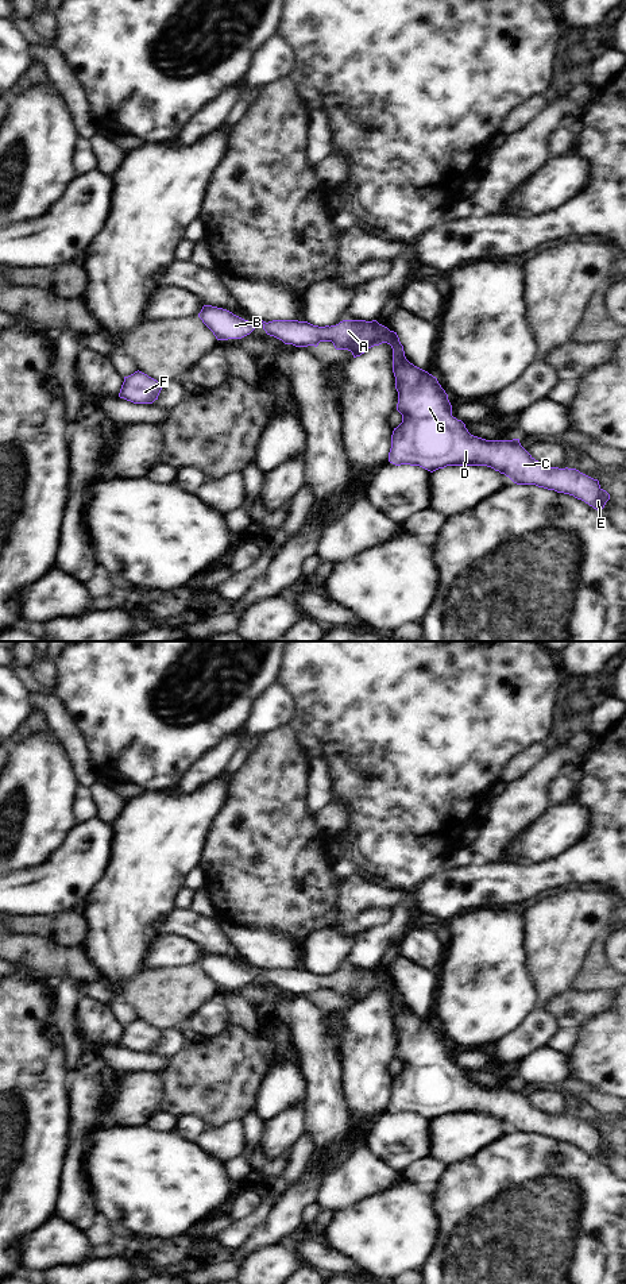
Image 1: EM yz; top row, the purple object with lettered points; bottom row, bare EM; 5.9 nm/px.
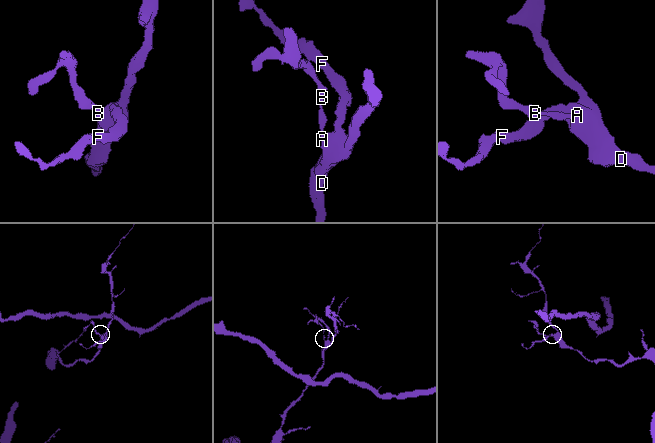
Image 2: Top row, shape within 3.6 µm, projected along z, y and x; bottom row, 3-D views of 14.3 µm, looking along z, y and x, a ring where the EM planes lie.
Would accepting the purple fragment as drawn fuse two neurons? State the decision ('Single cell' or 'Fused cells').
Single cell

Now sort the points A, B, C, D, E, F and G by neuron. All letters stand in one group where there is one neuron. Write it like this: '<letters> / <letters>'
A B C D E F G

